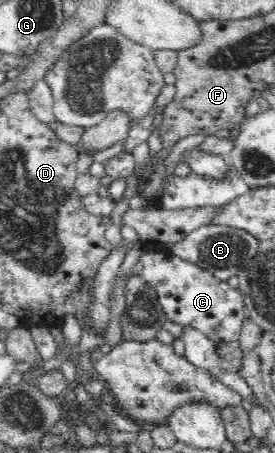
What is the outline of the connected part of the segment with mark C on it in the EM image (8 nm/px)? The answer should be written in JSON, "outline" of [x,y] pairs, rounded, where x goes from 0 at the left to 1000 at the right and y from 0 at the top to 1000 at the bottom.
{"outline":[[[527,534],[516,547],[520,567],[498,578],[484,605],[509,607],[571,642],[578,671],[593,678],[607,704],[665,722],[702,720],[749,737],[789,764],[818,753],[865,755],[891,704],[902,702],[869,636],[844,636],[825,620],[793,616],[767,598],[745,598],[709,583],[625,565],[600,536]]]}

